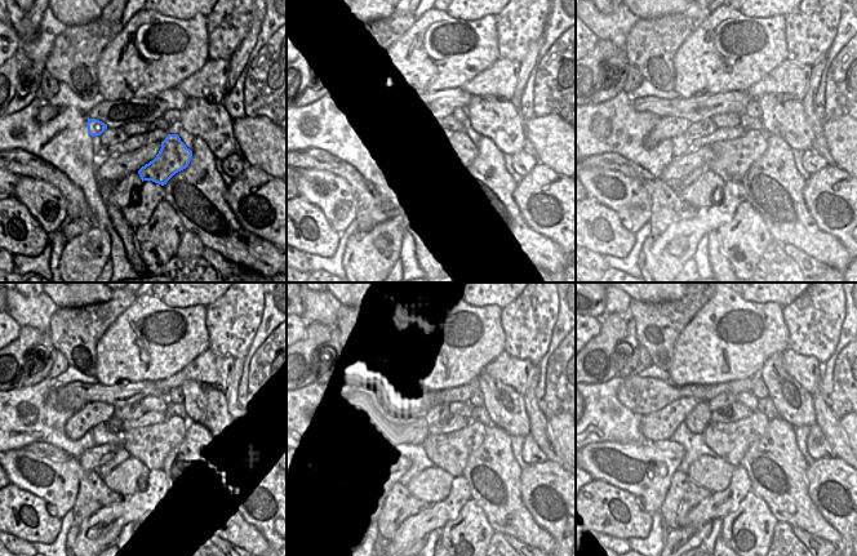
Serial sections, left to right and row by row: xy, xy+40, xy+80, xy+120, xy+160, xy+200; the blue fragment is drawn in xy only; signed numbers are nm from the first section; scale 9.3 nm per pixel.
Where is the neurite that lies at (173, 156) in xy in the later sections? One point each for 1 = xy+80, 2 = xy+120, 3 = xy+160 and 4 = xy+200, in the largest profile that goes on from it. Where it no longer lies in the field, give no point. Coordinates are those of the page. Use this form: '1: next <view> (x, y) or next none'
1: next xy+80 (732, 159)
2: next xy+120 (152, 444)
3: next xy+160 (448, 448)
4: next xy+200 (729, 441)

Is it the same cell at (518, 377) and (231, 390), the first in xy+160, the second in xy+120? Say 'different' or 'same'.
different

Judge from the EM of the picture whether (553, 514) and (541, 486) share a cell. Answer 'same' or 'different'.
same

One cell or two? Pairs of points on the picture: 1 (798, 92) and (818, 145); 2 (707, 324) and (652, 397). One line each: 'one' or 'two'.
1: two
2: two

